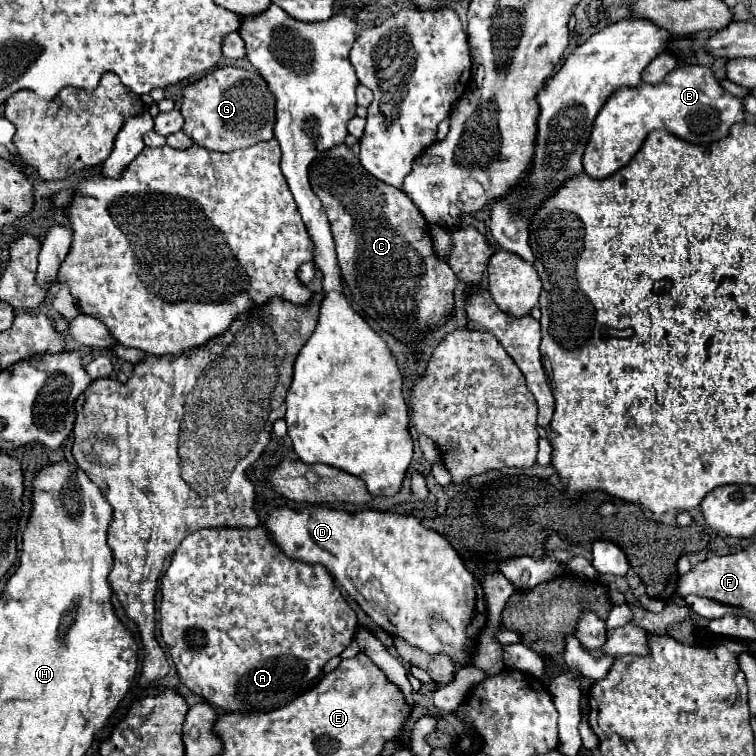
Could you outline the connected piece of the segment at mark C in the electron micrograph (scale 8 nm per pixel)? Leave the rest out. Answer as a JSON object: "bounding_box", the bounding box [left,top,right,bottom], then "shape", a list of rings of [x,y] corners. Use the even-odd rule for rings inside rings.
{"bounding_box":[308,145,456,345],"shape":[[[336,145],[320,153],[308,167],[308,173],[310,187],[322,201],[332,227],[342,277],[352,293],[352,299],[362,307],[362,311],[372,321],[376,321],[380,329],[394,335],[394,339],[398,339],[400,343],[408,345],[418,343],[418,337],[426,339],[430,331],[444,327],[448,317],[452,317],[456,311],[456,277],[452,269],[436,257],[430,227],[420,211],[414,207],[414,203],[408,199],[408,195],[400,189],[380,183],[374,175],[368,175],[368,171],[360,167],[358,157],[346,145]]]}

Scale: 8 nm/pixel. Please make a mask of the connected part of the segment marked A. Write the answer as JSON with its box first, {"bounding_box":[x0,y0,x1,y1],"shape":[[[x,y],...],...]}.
{"bounding_box":[160,525,356,713],"shape":[[[258,525],[260,529],[200,529],[190,533],[180,547],[176,549],[170,567],[162,575],[162,603],[160,603],[160,633],[162,639],[170,651],[170,657],[176,665],[180,681],[200,695],[206,703],[210,703],[216,709],[222,711],[238,711],[238,713],[264,713],[272,709],[280,709],[300,697],[302,693],[310,691],[314,683],[320,679],[324,665],[340,655],[352,641],[356,631],[356,613],[348,607],[342,593],[334,585],[334,579],[320,567],[320,565],[308,565],[300,561],[288,559],[270,539],[266,529]]]}

